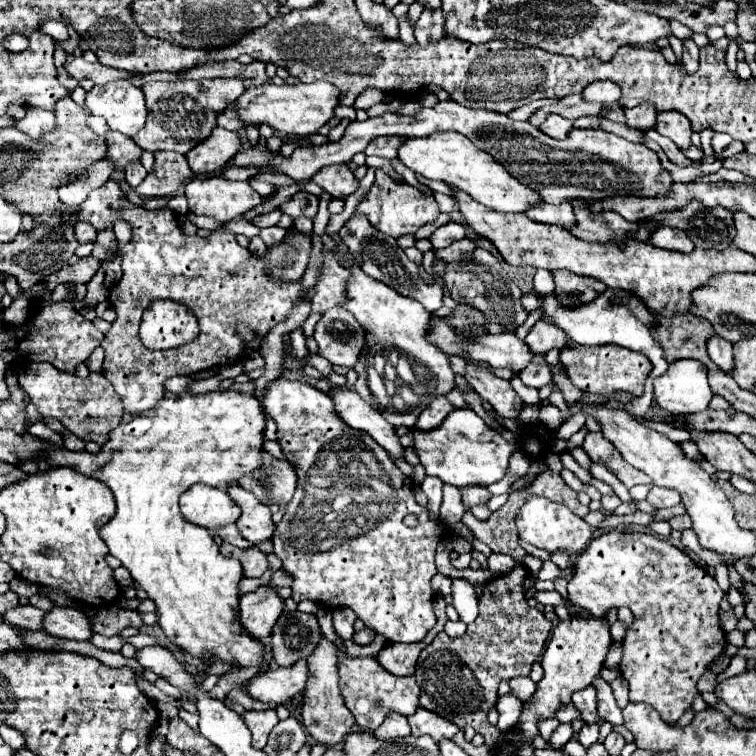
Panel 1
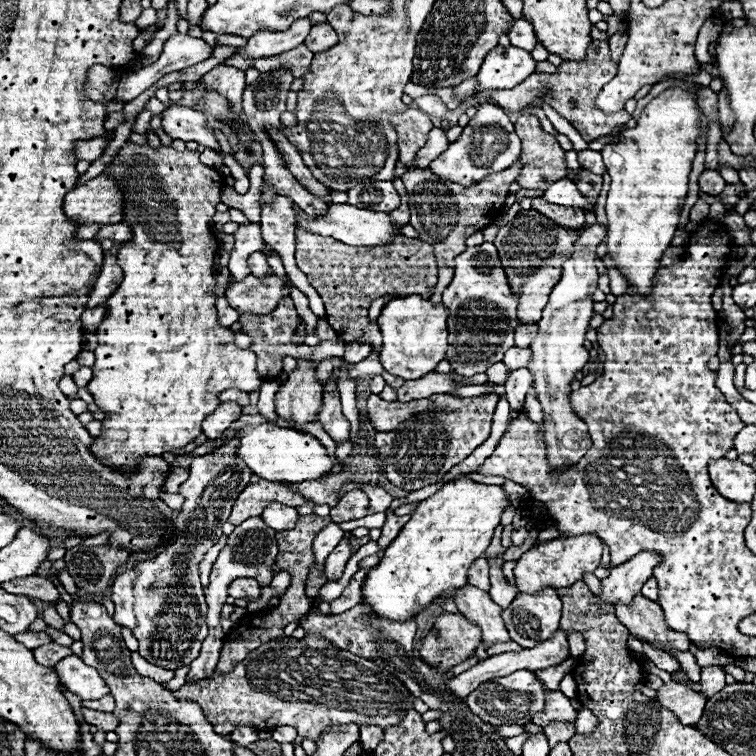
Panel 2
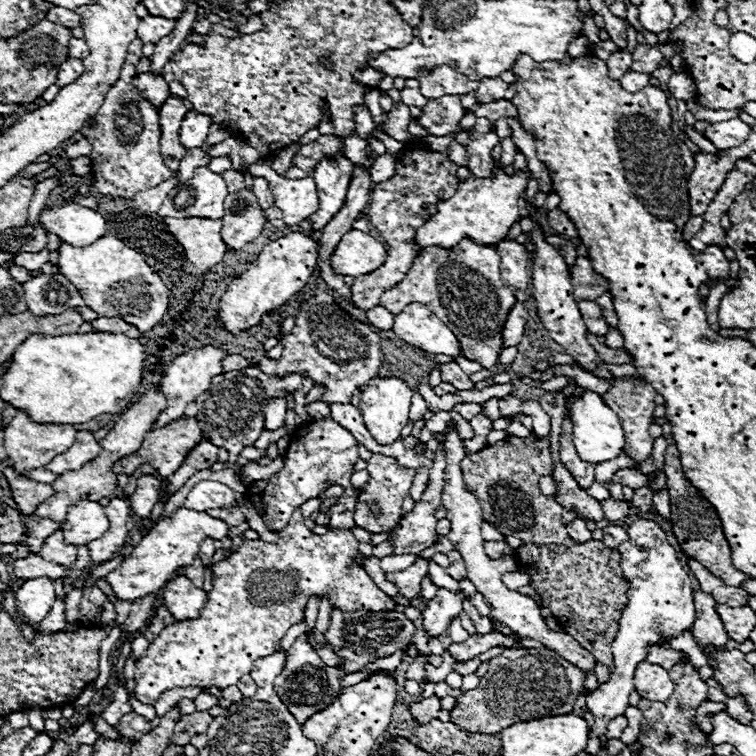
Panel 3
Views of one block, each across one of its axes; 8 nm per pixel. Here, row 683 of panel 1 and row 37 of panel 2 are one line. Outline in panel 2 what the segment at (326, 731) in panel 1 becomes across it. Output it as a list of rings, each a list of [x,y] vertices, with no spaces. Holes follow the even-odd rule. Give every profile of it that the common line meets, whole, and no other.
[[[326,22],[314,24],[312,26],[312,32],[308,34],[308,40],[304,40],[304,44],[316,54],[316,52],[322,52],[322,50],[332,48],[332,44],[338,44],[338,34]]]

